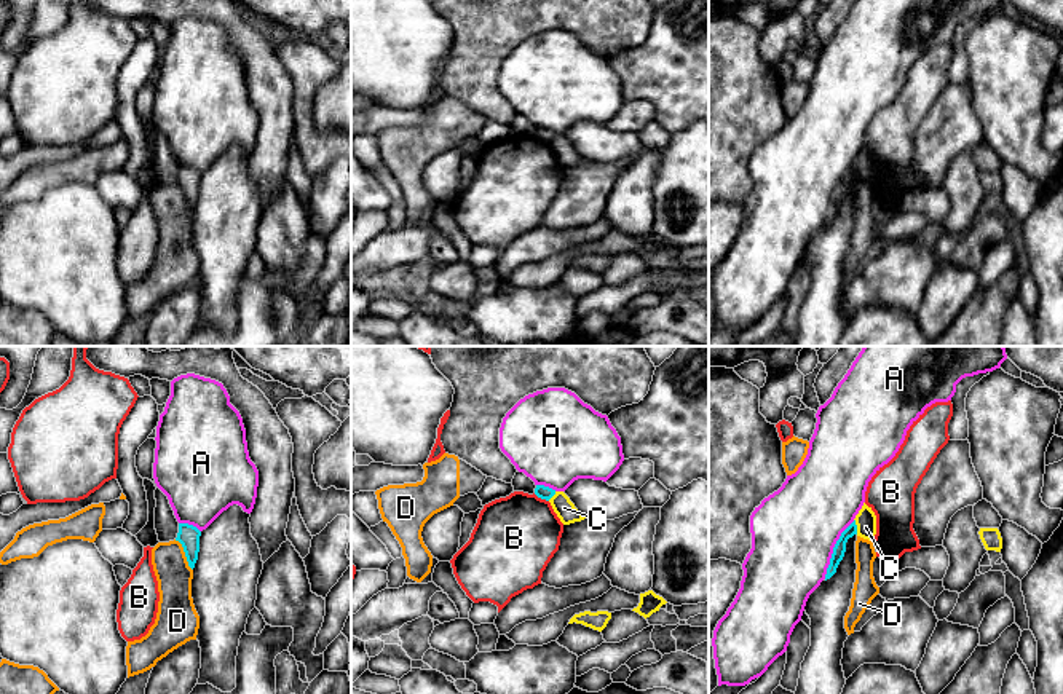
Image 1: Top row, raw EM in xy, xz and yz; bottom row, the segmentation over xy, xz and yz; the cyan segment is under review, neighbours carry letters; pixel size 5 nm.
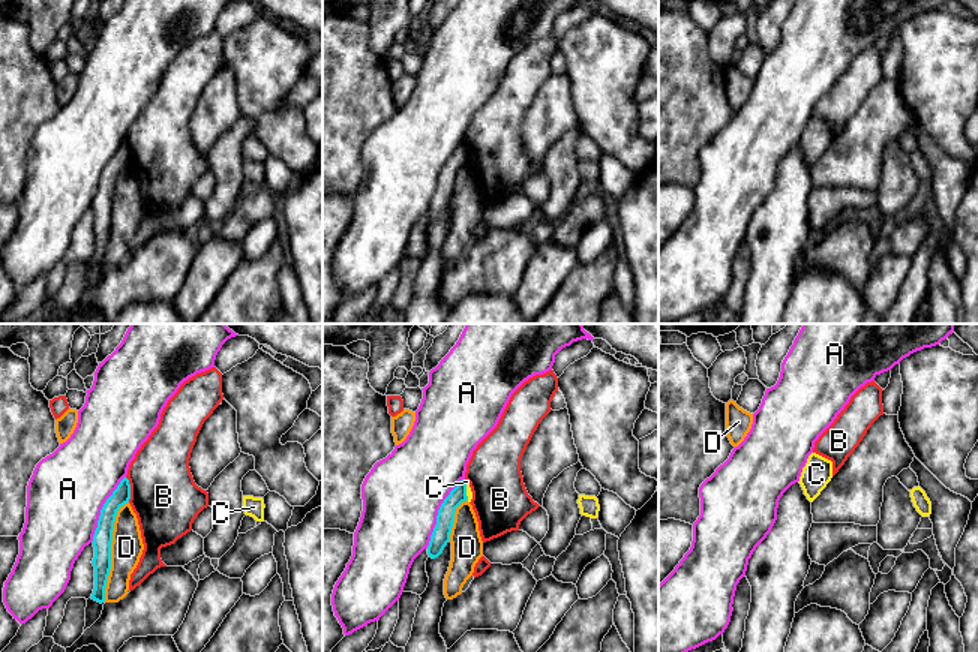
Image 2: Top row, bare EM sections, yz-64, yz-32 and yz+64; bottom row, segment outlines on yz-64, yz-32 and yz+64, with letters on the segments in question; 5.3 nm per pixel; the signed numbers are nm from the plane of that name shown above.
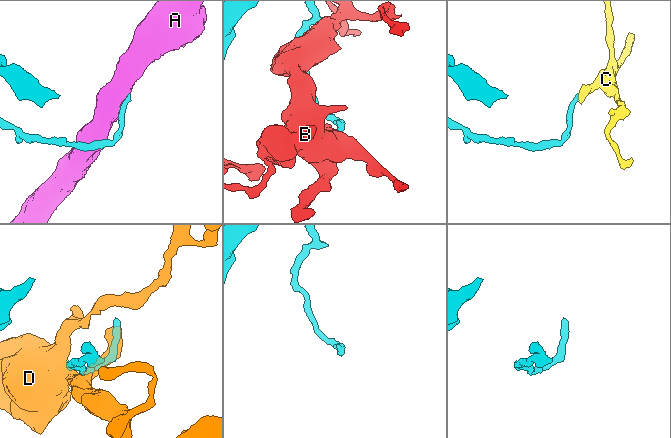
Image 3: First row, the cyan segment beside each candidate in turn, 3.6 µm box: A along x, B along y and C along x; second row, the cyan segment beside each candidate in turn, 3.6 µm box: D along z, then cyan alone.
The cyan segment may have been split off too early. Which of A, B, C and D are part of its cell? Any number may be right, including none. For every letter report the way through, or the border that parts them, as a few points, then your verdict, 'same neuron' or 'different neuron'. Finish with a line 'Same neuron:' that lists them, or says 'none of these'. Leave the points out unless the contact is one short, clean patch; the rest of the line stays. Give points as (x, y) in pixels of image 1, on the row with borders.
A: different neuron
B: different neuron
C: border yz (854, 519), (857, 533); different neuron
D: different neuron
Same neuron: none of these

